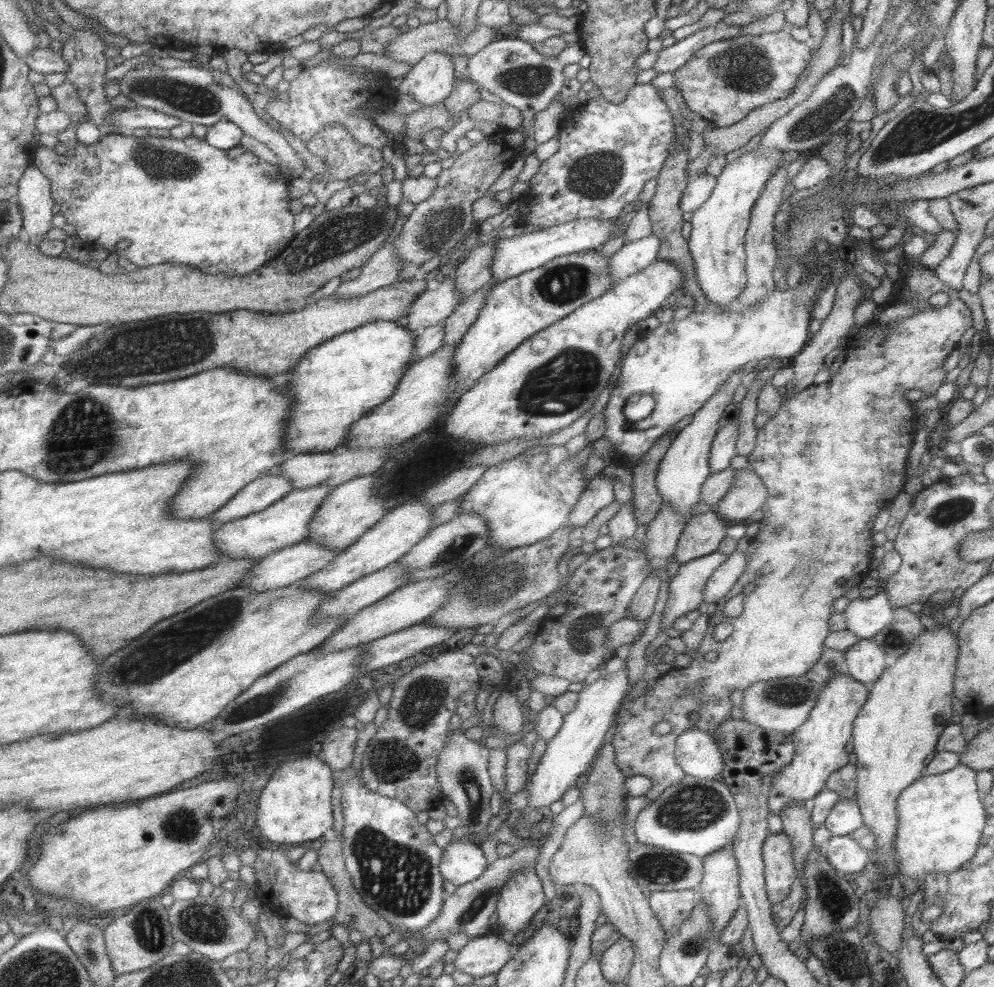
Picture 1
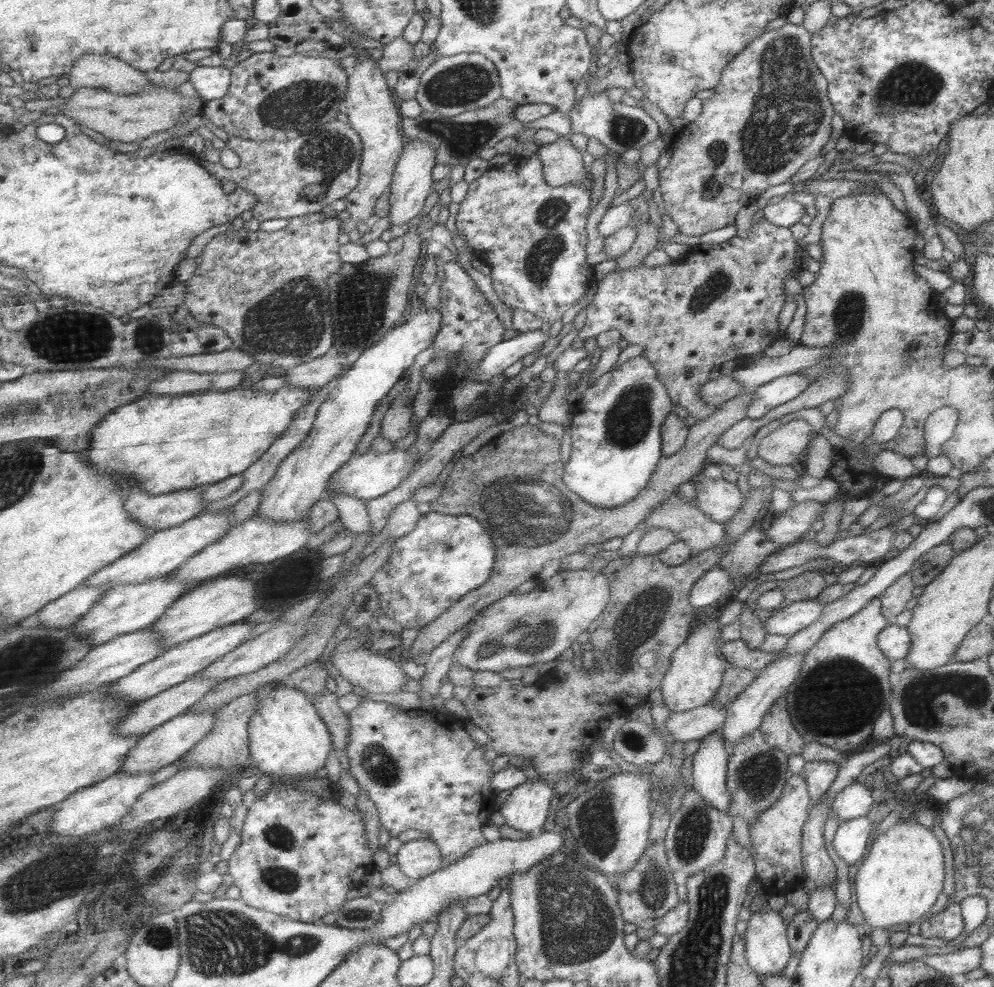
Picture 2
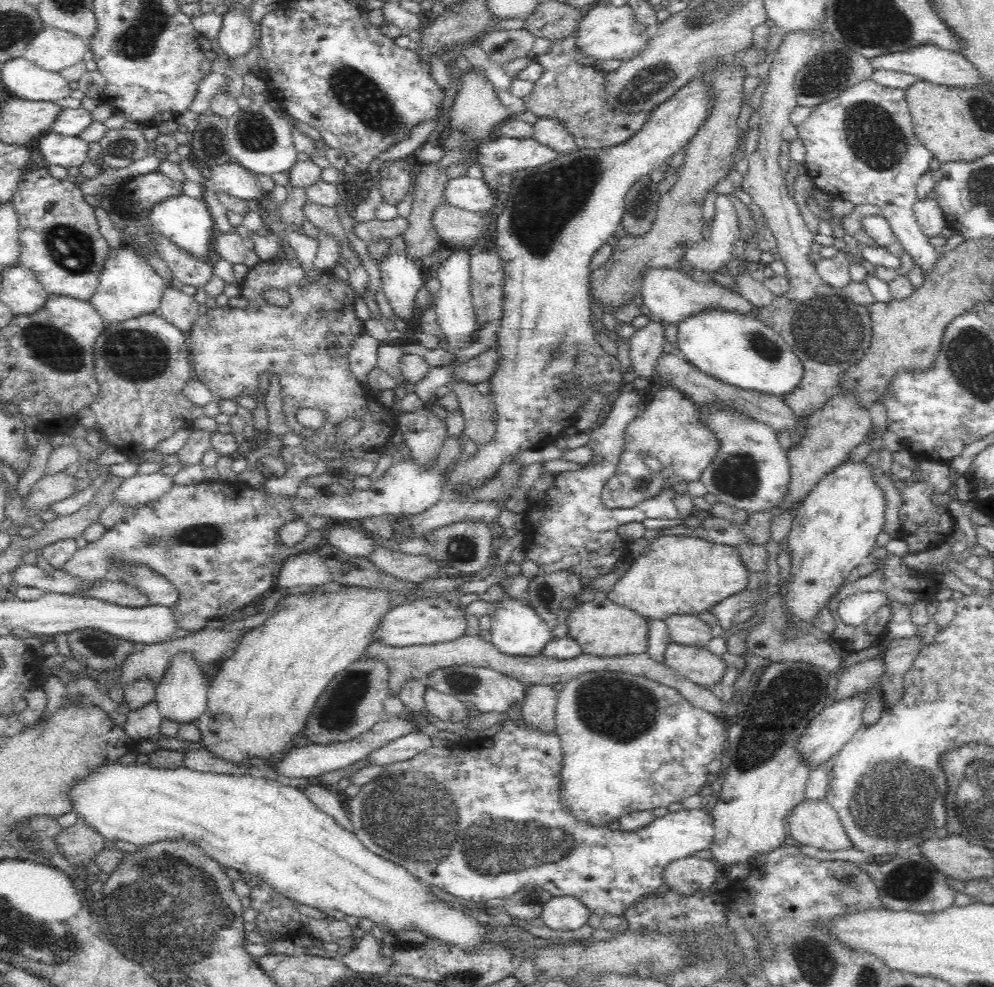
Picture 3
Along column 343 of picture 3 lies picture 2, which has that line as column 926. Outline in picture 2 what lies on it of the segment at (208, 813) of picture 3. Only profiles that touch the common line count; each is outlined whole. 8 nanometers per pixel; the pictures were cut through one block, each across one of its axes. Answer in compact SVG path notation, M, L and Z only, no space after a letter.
M916 821L898 822L871 842L867 856L863 858L854 878L855 900L865 923L872 928L887 930L888 926L903 922L914 928L942 892L943 878L943 852L932 830L924 828Z

